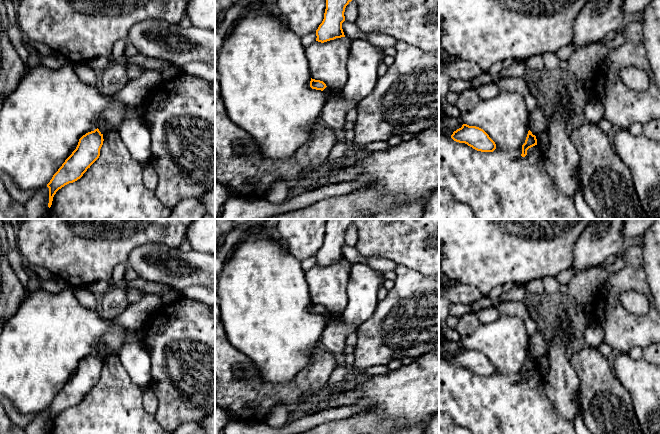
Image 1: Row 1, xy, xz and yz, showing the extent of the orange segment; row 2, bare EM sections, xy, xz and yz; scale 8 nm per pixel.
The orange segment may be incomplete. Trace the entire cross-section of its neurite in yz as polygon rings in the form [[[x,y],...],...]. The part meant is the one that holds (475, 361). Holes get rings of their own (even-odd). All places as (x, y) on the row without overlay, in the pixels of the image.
[[[463,348],[461,352],[453,356],[451,362],[481,376],[493,376],[496,373],[496,368],[489,359],[476,350]]]

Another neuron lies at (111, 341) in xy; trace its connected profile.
[[[116,324],[105,330],[97,345],[97,352],[101,358],[104,359],[111,354],[119,354],[123,346],[123,332],[125,329],[124,326]]]

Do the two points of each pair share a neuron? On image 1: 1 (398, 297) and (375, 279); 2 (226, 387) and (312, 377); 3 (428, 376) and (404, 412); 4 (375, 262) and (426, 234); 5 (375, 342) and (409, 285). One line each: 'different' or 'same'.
1: different
2: same
3: same
4: different
5: same

